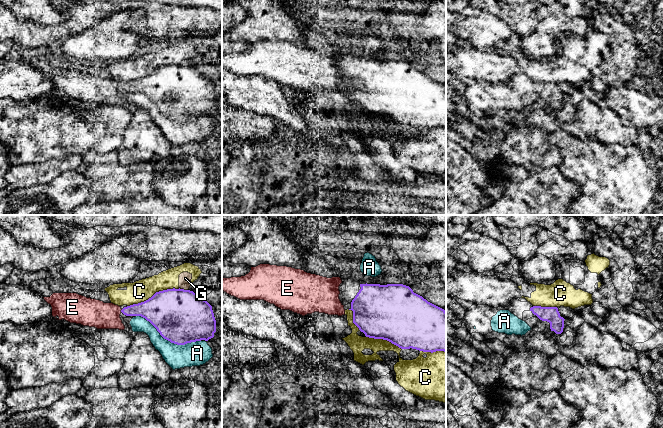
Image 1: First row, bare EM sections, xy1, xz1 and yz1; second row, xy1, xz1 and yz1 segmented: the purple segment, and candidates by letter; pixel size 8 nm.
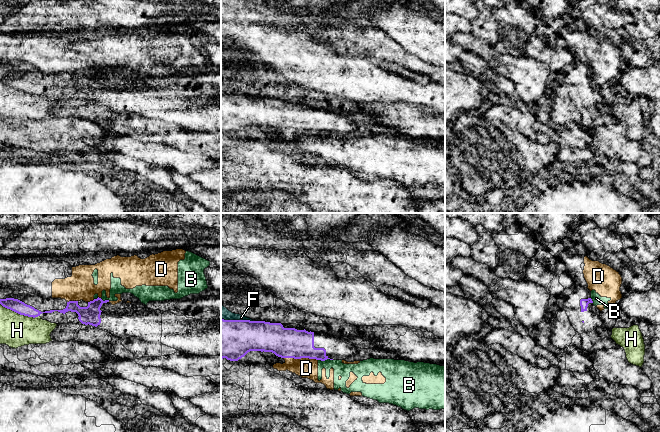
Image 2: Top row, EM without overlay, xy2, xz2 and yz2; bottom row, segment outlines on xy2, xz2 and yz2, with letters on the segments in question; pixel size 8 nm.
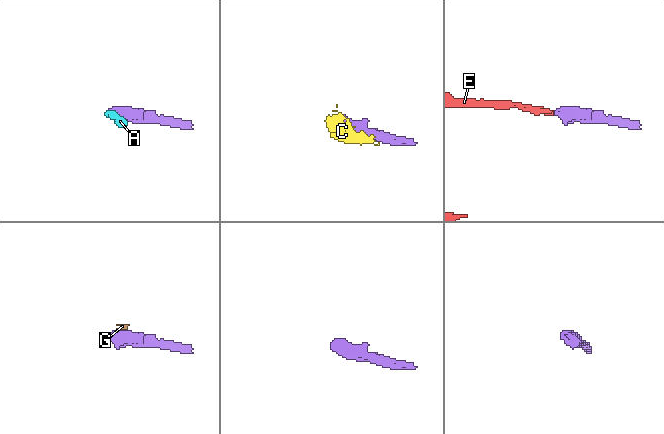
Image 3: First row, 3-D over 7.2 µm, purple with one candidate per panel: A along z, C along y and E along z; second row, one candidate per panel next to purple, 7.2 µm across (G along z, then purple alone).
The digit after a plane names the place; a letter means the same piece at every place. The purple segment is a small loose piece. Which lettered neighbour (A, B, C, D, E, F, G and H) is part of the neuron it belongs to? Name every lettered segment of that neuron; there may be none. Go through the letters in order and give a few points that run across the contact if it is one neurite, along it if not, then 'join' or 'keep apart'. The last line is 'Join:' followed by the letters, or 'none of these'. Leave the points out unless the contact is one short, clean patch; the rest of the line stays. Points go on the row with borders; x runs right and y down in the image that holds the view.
A: keep apart
B: line xz2 (318, 359), (332, 360); keep apart
C: keep apart
D: line xz2 (283, 357), (315, 358), (317, 360); keep apart
E: line xy1 (152, 310), (121, 310), (90, 312); join
F: keep apart
G: line xy1 (179, 287), (187, 290); keep apart
H: keep apart
Join: E

